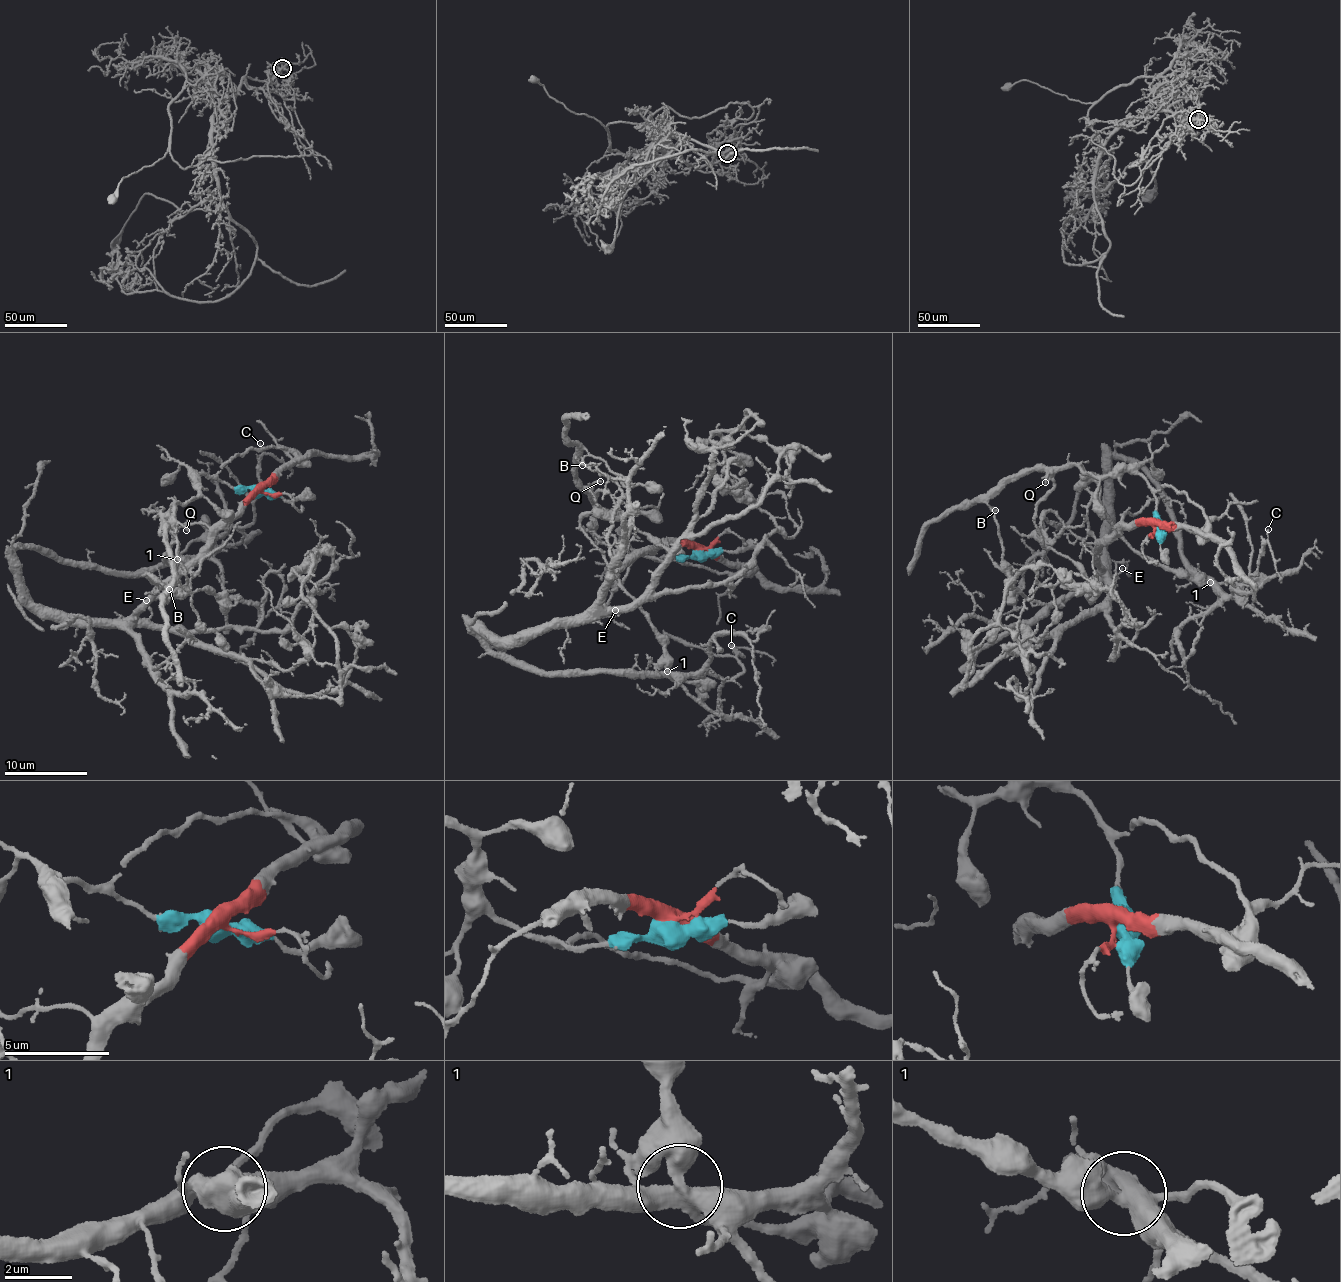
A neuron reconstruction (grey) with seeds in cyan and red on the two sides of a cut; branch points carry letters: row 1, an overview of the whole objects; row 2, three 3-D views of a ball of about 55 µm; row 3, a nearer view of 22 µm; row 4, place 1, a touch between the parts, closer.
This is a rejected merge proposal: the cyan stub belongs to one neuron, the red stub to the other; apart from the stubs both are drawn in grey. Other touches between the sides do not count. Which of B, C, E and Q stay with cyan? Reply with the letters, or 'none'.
B, Q

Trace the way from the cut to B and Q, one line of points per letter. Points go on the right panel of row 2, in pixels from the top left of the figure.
B: (1156, 525), (1153, 490), (1141, 476), (1104, 476), (1074, 465), (1009, 478), (987, 501), (996, 510)
Q: (1156, 525), (1157, 503), (1141, 476), (1129, 472), (1104, 476), (1074, 465), (1050, 473), (1044, 483)

